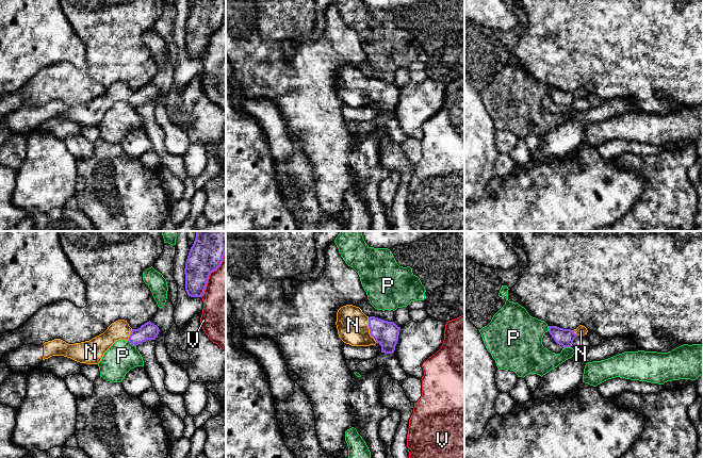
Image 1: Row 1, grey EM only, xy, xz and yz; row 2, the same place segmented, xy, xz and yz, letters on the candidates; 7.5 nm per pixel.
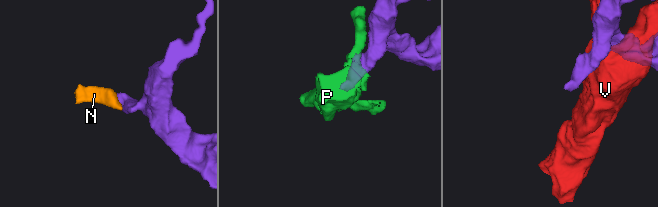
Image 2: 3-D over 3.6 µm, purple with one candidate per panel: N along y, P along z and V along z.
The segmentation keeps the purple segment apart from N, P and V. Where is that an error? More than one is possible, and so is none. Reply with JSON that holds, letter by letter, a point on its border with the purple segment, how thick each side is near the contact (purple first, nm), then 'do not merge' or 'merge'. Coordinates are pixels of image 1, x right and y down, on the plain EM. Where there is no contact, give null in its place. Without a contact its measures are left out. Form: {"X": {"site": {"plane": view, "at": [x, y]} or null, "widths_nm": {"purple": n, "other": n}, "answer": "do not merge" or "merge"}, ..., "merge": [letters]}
{"N": {"site": {"plane": "xz", "at": [370, 92]}, "widths_nm": {"purple": 180, "other": 240}, "answer": "merge"}, "P": {"site": {"plane": "xy", "at": [132, 105]}, "widths_nm": {"purple": 130, "other": 220}, "answer": "do not merge"}, "V": {"site": {"plane": "xy", "at": [210, 34]}, "widths_nm": {"purple": 260, "other": 340}, "answer": "do not merge"}, "merge": ["N"]}

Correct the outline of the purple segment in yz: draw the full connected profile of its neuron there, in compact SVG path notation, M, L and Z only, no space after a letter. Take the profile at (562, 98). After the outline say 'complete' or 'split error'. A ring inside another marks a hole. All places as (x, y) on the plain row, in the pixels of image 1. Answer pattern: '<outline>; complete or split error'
M579 86L576 91L563 91L557 87L549 87L549 94L554 102L562 109L571 109L577 97L587 96L588 92L585 87Z; split error

